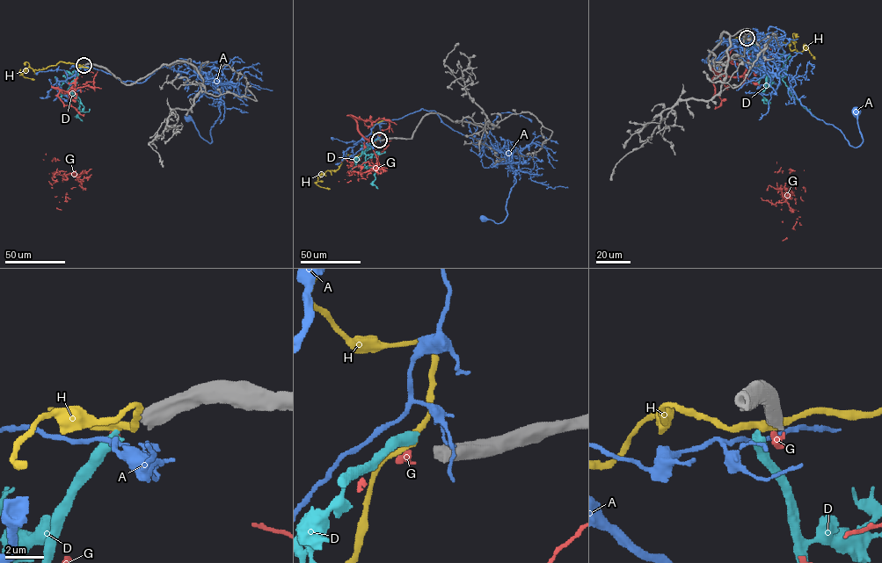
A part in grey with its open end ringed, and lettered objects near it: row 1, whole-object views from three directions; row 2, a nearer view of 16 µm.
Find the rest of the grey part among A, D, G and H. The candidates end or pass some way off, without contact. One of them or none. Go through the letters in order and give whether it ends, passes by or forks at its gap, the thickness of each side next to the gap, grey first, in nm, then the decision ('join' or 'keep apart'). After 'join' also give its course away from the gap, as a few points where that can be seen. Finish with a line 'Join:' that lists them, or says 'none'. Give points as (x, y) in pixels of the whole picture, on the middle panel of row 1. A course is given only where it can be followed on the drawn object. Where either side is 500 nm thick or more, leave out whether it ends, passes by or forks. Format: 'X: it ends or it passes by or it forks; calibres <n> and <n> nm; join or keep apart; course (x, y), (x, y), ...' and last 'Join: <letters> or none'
A: calibres 650 and 190 nm; keep apart
D: calibres 650 and 500 nm; keep apart
G: calibres 650 and 320 nm; join; course (378, 140), (367, 140), (353, 116), (375, 122), (371, 172), (354, 175), (356, 166)
H: calibres 650 and 380 nm; keep apart
Join: G

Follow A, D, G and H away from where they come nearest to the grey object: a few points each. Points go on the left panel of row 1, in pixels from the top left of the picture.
A: (84, 67), (139, 83), (164, 67), (191, 75), (203, 72), (223, 91), (210, 143), (188, 119)
D: (83, 66), (69, 89), (79, 103), (77, 117), (83, 120)
G: (83, 66), (75, 86), (58, 95), (79, 113), (76, 187), (59, 202), (61, 210)
H: (83, 66), (59, 61), (40, 69), (29, 66), (22, 75), (21, 73), (34, 79)

